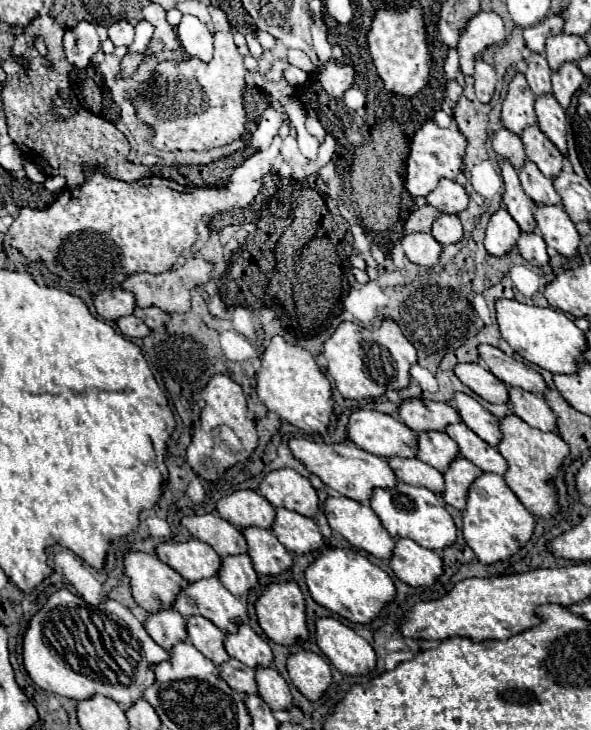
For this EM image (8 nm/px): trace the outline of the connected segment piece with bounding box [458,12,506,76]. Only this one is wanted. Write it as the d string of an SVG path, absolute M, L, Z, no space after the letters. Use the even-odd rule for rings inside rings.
M480 12L476 14L462 32L458 54L460 54L460 70L464 76L472 76L474 62L478 56L490 48L504 42L506 30L502 18L494 12Z

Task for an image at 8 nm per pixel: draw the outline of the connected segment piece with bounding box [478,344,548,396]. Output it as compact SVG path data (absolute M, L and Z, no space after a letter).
M482 344L478 350L480 350L480 362L486 364L486 368L504 384L514 388L524 388L528 392L536 392L538 396L544 396L548 392L544 378L516 356L508 356L500 348L488 344Z

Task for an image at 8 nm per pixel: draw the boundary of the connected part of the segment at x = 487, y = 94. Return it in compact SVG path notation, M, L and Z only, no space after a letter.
M484 60L476 62L476 74L474 74L474 90L480 102L488 104L494 96L494 88L496 88L496 72L490 64L486 64Z

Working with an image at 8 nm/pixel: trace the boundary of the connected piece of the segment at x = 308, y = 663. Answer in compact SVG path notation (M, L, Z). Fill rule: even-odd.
M298 652L288 658L288 674L292 684L310 700L316 702L332 684L332 672L324 658L314 652Z

